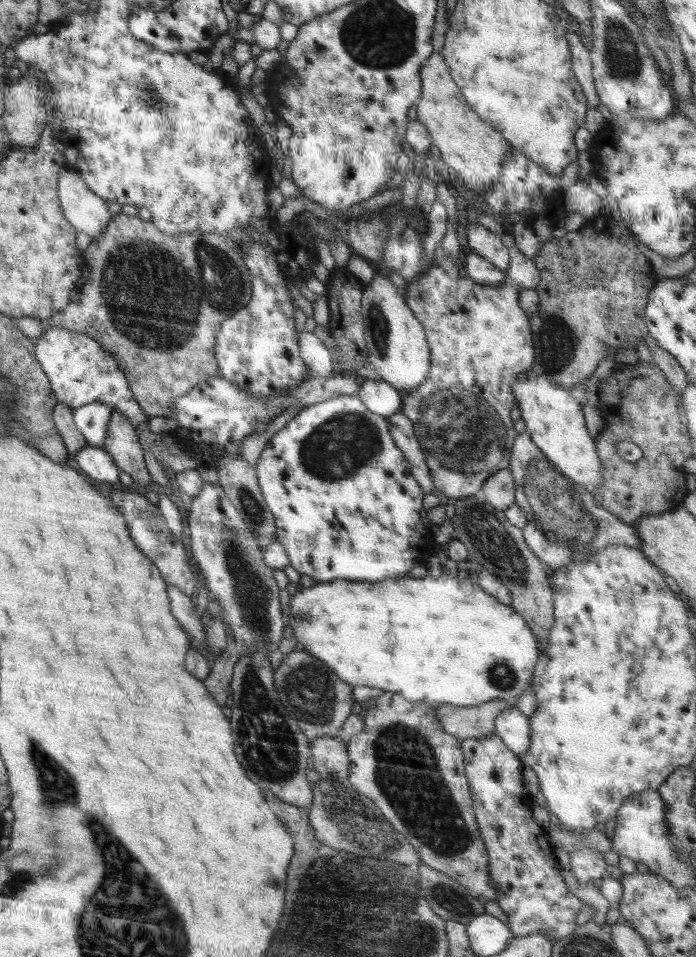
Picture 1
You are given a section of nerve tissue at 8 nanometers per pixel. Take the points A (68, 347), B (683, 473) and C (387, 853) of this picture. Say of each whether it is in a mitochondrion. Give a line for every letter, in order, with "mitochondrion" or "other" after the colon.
A: other
B: other
C: mitochondrion

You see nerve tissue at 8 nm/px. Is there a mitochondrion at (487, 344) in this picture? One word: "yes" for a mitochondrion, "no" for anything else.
no

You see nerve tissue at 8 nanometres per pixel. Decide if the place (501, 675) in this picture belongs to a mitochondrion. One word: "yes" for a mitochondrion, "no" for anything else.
yes

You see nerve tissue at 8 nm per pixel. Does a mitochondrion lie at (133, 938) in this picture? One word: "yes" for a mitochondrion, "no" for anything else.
yes

